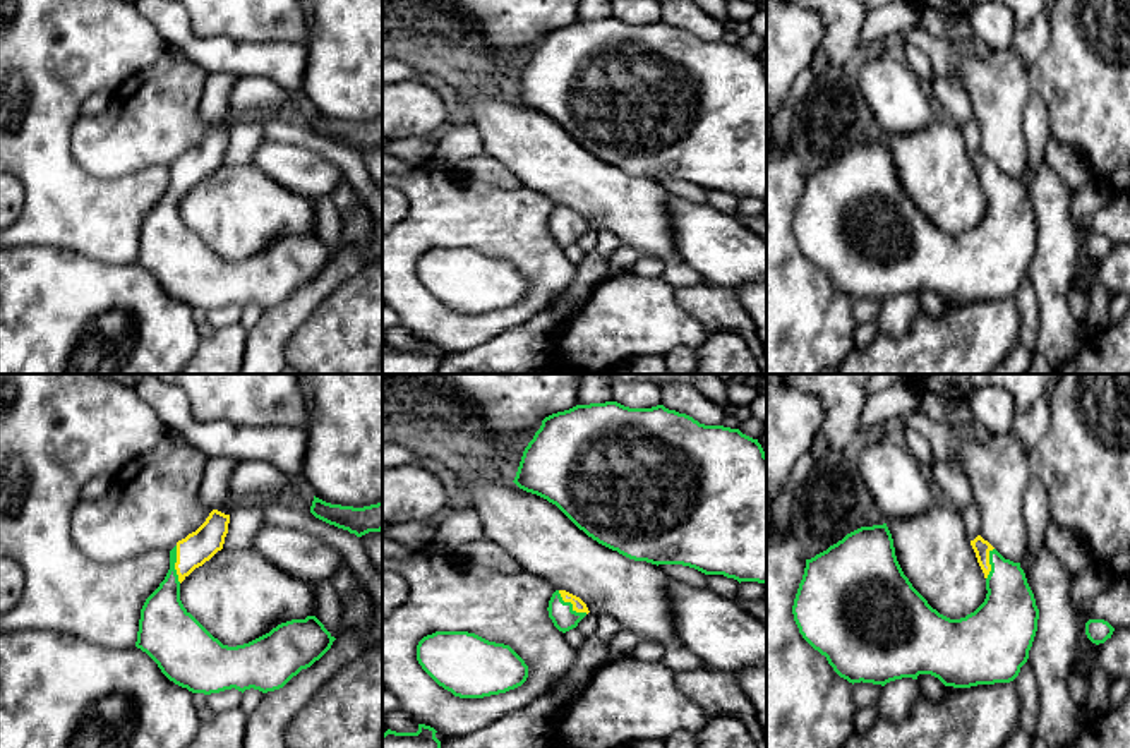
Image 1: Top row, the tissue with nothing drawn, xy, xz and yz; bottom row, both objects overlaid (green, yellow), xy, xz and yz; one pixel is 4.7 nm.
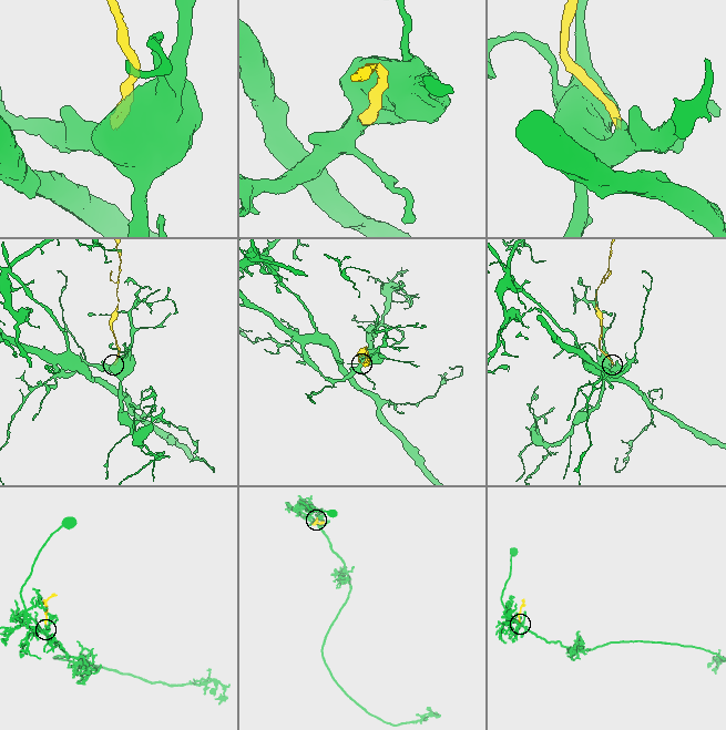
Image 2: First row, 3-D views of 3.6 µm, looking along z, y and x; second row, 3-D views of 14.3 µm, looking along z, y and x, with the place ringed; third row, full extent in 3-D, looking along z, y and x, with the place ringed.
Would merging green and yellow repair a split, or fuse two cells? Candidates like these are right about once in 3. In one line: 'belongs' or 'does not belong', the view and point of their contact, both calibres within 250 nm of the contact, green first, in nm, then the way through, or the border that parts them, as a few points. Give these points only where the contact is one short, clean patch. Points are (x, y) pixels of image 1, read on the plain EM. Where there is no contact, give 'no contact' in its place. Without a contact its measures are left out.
belongs | xz (571, 220) | 120/60 nm | across xz (561, 229), (571, 220), (578, 220)

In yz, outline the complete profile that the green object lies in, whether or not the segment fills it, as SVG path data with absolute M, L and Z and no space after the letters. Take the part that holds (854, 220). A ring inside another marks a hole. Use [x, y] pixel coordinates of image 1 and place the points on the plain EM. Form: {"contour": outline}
{"contour": "M883 141L861 142L847 149L826 166L806 175L792 230L802 254L826 273L833 287L849 299L873 299L885 302L890 297L931 290L945 302L971 304L1013 297L1029 274L1039 225L1020 178L1005 175L988 156L977 151L971 156L977 178L986 194L986 214L971 230L950 235L933 225L904 190L893 163L892 149Z"}

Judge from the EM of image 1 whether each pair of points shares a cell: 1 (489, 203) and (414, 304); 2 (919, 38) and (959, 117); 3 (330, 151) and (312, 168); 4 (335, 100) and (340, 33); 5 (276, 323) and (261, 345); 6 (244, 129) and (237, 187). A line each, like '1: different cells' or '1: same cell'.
1: same cell
2: different cells
3: different cells
4: same cell
5: same cell
6: different cells

